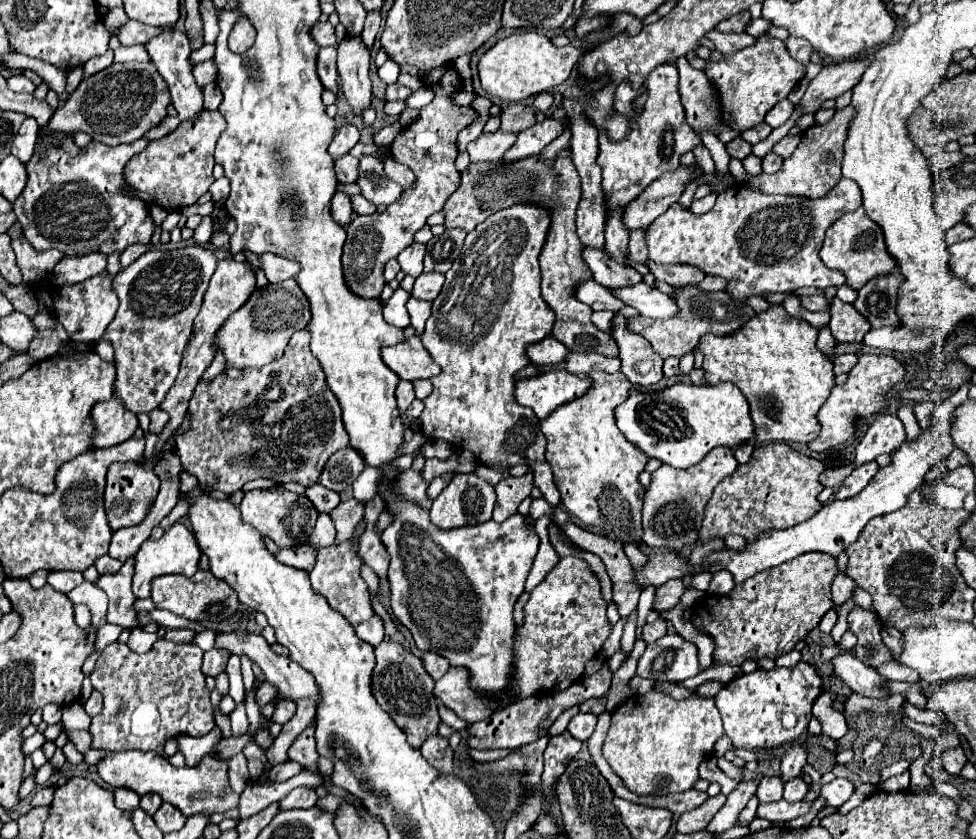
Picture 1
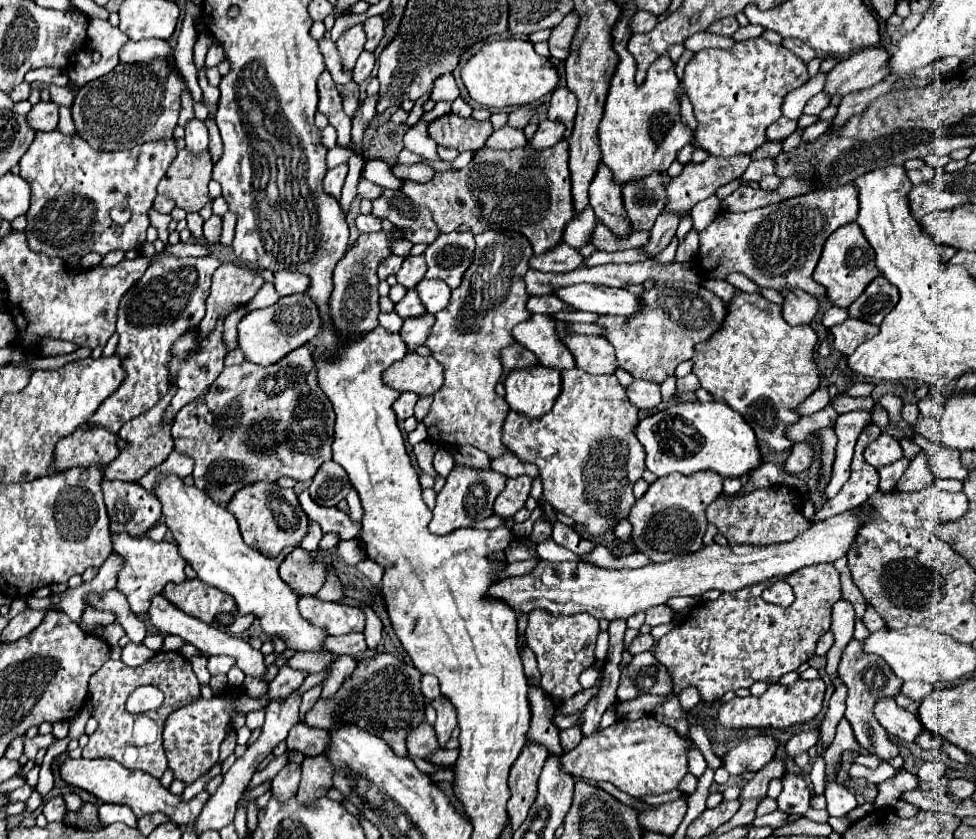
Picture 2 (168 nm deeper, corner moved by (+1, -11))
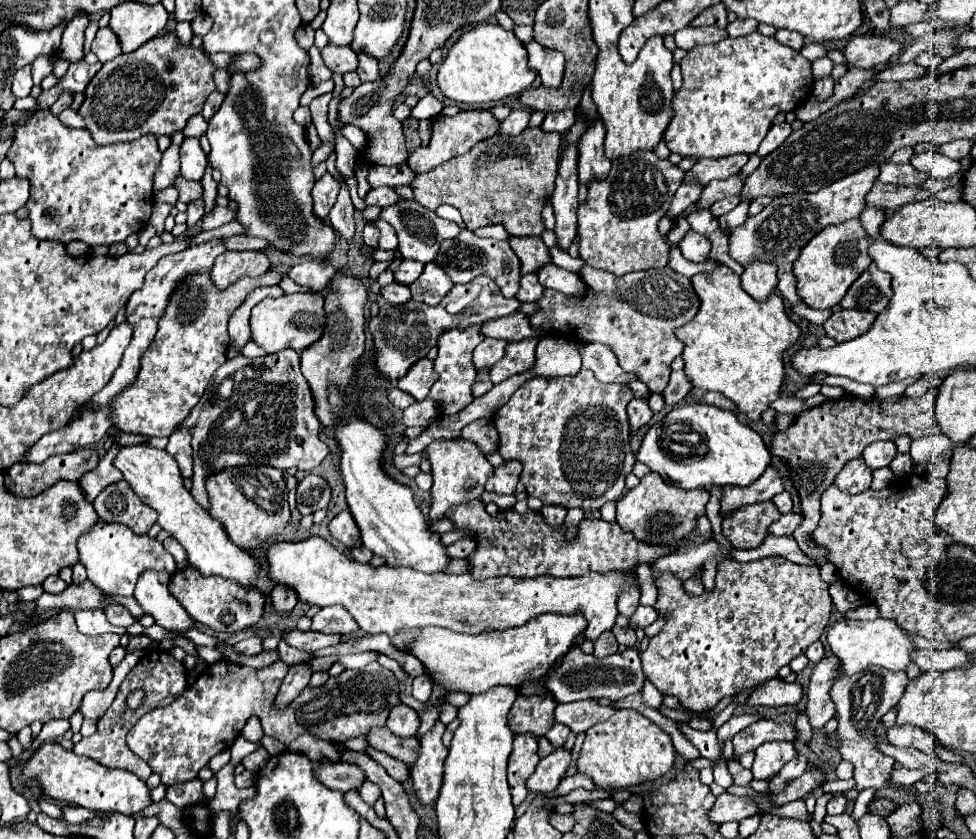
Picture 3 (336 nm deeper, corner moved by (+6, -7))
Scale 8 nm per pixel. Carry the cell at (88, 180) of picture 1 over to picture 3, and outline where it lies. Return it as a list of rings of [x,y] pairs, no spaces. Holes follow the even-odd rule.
[[[40,110],[26,124],[18,126],[8,160],[14,164],[18,178],[30,180],[30,198],[26,208],[32,222],[32,234],[38,240],[54,240],[62,244],[82,240],[94,248],[102,244],[110,246],[114,242],[124,242],[130,234],[140,232],[148,224],[154,198],[152,182],[160,166],[162,152],[158,148],[156,136],[142,136],[130,144],[98,146],[90,132],[68,128],[50,110]]]

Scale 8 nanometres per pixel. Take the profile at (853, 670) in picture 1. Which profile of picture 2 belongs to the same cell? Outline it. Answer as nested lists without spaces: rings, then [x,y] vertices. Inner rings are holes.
[[[881,700],[875,706],[875,716],[891,736],[897,736],[905,742],[915,742],[915,738],[923,732],[917,716],[911,710],[897,706],[895,700]]]

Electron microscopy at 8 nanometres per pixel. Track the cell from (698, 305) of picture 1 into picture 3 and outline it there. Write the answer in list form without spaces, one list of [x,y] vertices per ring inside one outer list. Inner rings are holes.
[[[586,266],[580,276],[588,284],[590,296],[578,302],[560,292],[544,290],[544,296],[538,300],[540,312],[530,316],[534,328],[542,328],[546,334],[566,336],[572,342],[584,340],[606,344],[624,370],[636,374],[650,392],[662,392],[672,372],[672,360],[682,354],[682,342],[674,336],[674,330],[690,322],[700,306],[690,278],[668,266],[626,274],[622,278]]]

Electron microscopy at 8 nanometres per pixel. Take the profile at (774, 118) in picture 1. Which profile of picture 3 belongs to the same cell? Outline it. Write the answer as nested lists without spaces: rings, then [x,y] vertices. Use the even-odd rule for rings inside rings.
[[[774,124],[772,128],[770,128],[770,132],[766,134],[766,138],[762,140],[762,144],[760,144],[760,148],[756,150],[756,154],[760,156],[760,158],[764,158],[766,154],[770,154],[772,150],[776,150],[788,136],[790,136],[790,132],[792,132],[792,128],[790,128],[790,124]]]

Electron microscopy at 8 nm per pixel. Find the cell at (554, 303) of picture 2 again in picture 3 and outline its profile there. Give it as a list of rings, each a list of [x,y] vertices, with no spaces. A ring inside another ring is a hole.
[[[478,276],[466,284],[456,284],[438,306],[428,306],[424,302],[406,302],[392,306],[384,300],[380,304],[380,314],[370,320],[368,332],[372,334],[374,348],[378,350],[378,368],[390,376],[392,384],[406,374],[406,370],[436,346],[438,336],[448,328],[466,328],[470,324],[484,324],[486,320],[502,318],[518,312],[522,302],[516,298],[506,298],[498,292],[498,286],[488,276]]]

